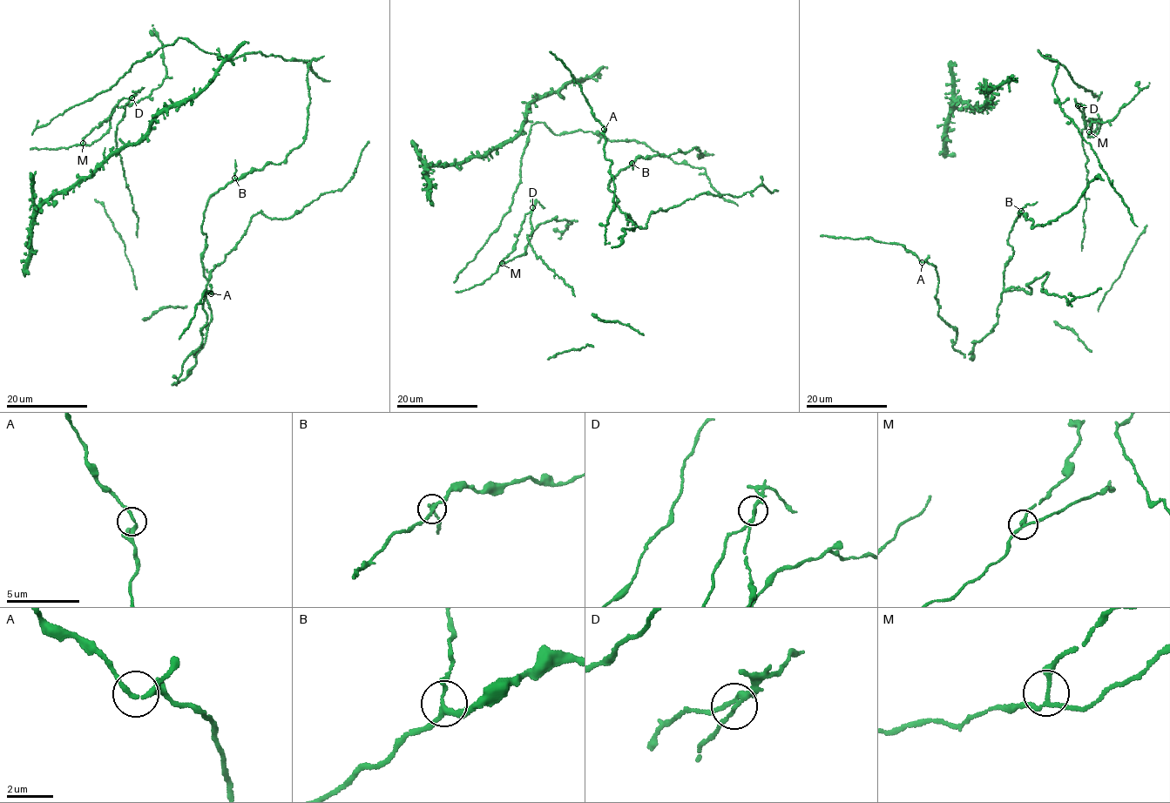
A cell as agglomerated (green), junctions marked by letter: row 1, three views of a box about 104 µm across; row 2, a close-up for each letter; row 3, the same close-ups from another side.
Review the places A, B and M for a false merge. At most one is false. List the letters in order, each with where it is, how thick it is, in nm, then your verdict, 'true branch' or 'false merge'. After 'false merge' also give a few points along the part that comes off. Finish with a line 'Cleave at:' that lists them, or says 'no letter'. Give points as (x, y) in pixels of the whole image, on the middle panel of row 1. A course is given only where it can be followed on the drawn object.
A: (604, 129) | 160 nm | true branch
B: (632, 163) | 190 nm | true branch
M: (502, 263) | 140 nm | false merge | (501, 263), (511, 253), (524, 219), (531, 212), (532, 232), (527, 235), (536, 255), (564, 279), (575, 296)
Cleave at: M

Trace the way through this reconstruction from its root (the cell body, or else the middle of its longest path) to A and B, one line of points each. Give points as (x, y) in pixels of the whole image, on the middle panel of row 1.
A: (699, 155), (637, 158), (619, 171), (608, 187), (636, 226), (612, 247), (604, 129)
B: (699, 155), (703, 157), (699, 148), (694, 147), (687, 152), (679, 151), (667, 156), (637, 158), (632, 163)

